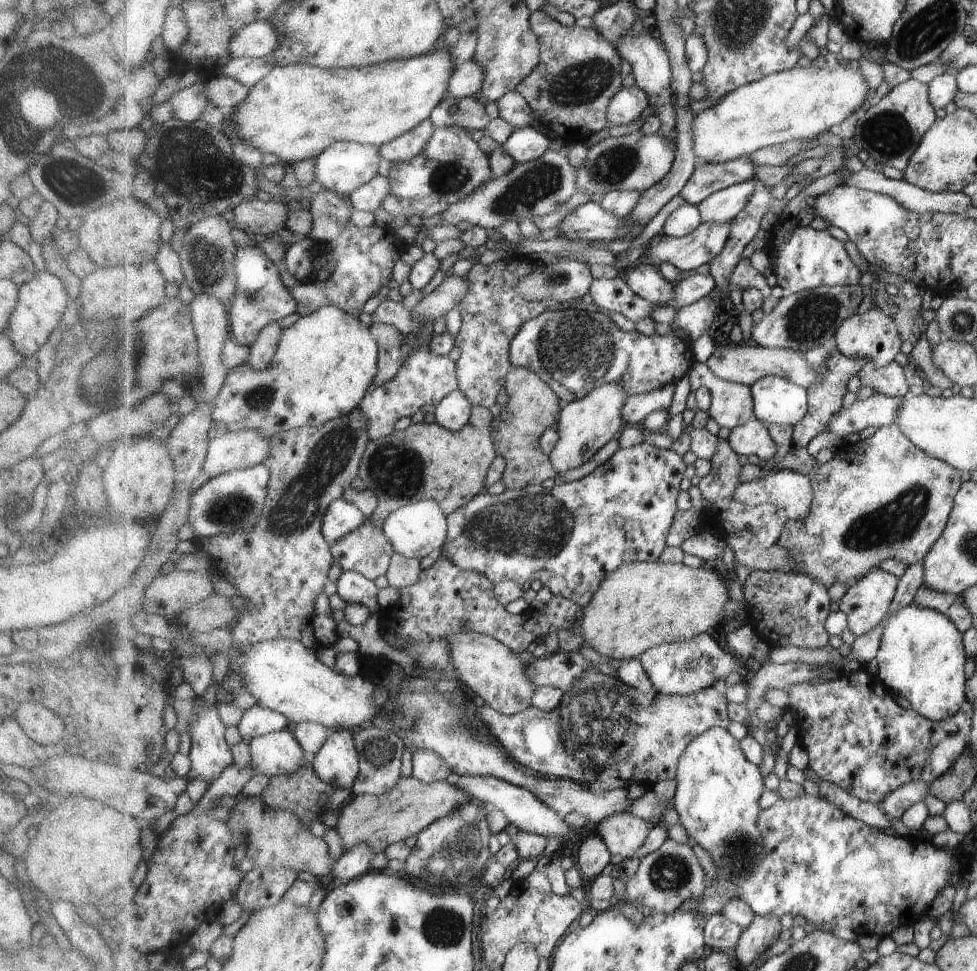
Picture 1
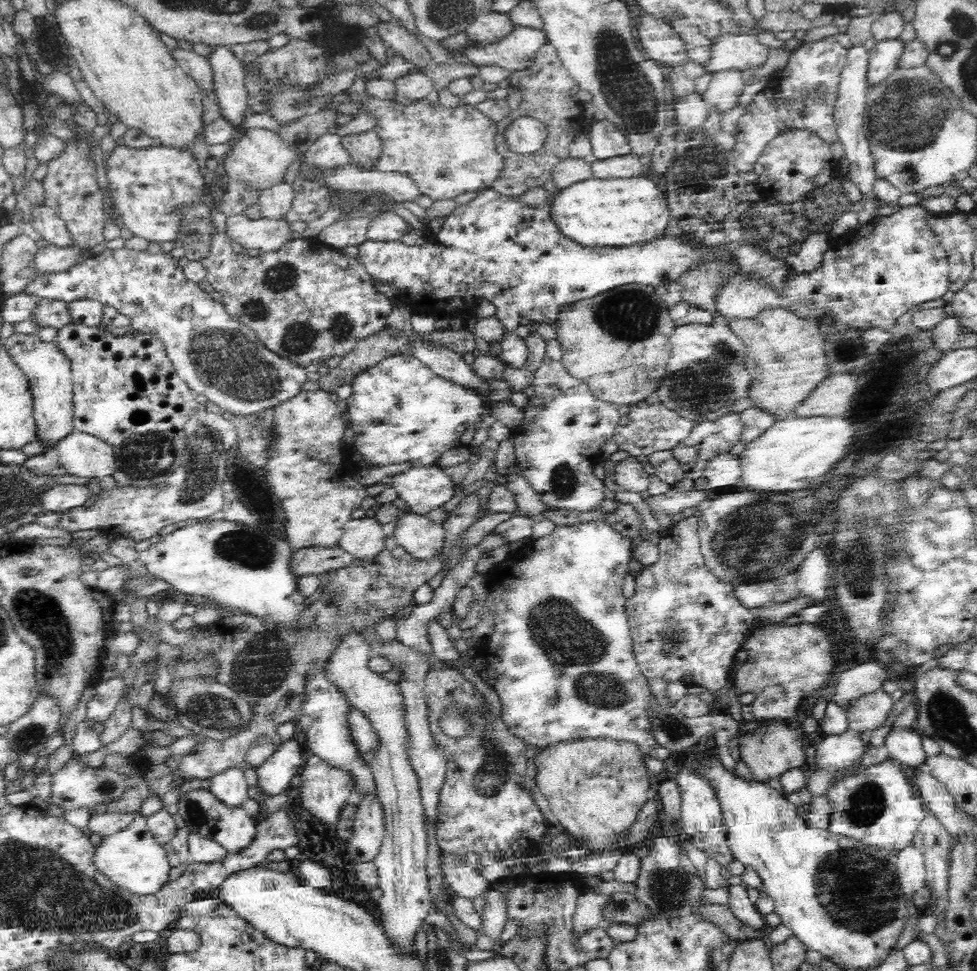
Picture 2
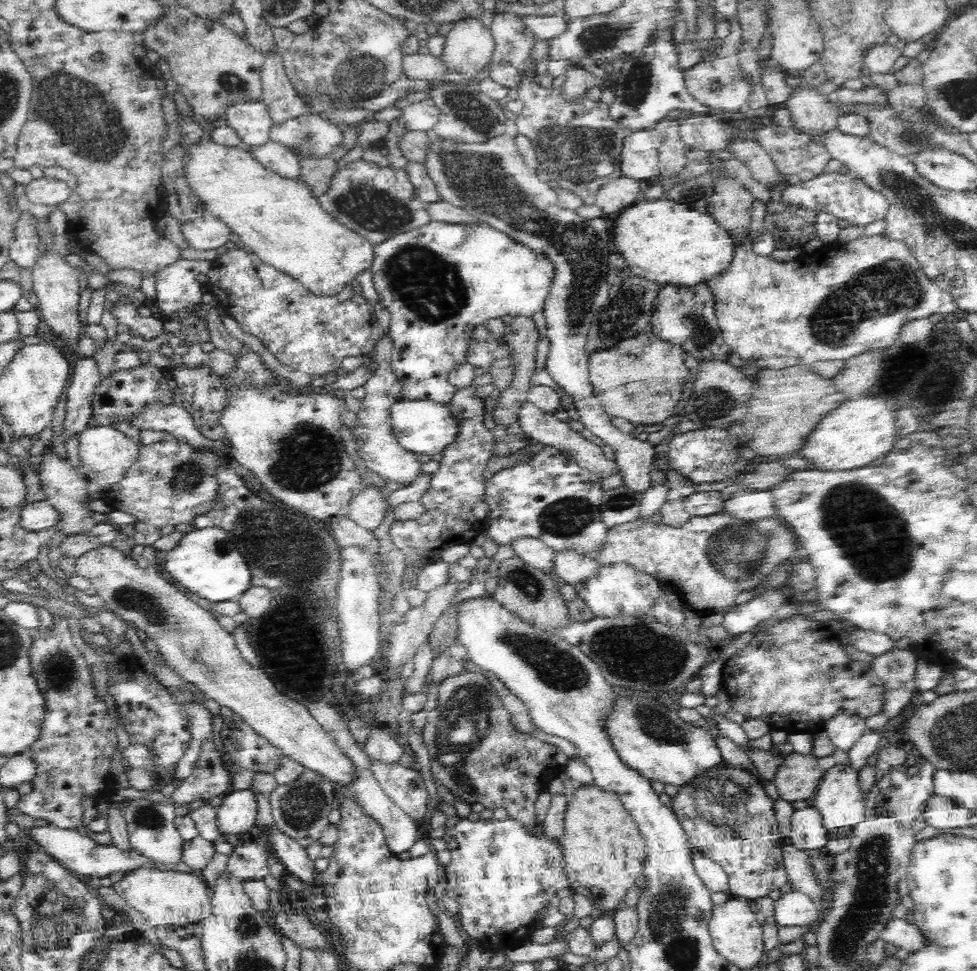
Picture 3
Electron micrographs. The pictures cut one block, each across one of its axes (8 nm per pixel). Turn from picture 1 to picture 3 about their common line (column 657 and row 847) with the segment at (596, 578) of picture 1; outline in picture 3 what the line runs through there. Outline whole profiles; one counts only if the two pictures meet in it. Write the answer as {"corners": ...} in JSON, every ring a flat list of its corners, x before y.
{"corners":[[467,817,446,830,443,839,448,844,451,861,443,867,445,891,448,897,460,905,457,923,468,936,467,948,484,948,492,954,506,952,508,948,518,948,529,940,530,934,536,929,538,912,542,908,546,908,545,914,552,910,550,898,554,898,558,890,571,888,560,839,551,838,551,835,546,833,546,826,545,820,538,819,534,819,532,828,528,828,524,820,520,819,472,822,472,819]]}

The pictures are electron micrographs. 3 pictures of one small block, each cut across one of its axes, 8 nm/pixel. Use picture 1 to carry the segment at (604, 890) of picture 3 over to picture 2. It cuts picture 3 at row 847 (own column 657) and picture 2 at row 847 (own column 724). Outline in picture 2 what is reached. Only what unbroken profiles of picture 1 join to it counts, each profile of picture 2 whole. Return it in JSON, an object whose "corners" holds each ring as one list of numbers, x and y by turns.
{"corners":[[583,740,557,743,537,755,536,789,548,800,566,833,592,853,615,848,618,838,636,822,649,799,645,756,630,743]]}

